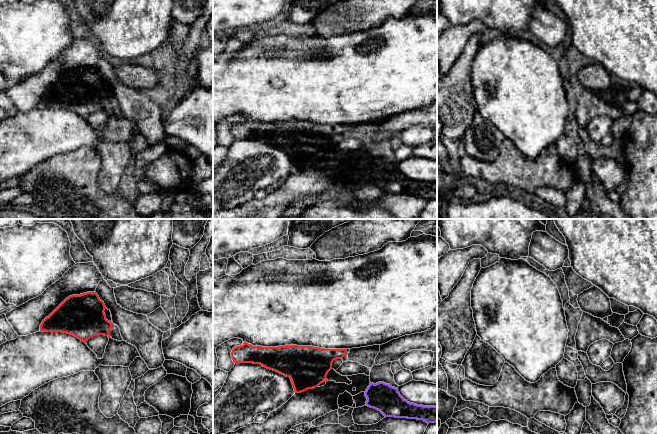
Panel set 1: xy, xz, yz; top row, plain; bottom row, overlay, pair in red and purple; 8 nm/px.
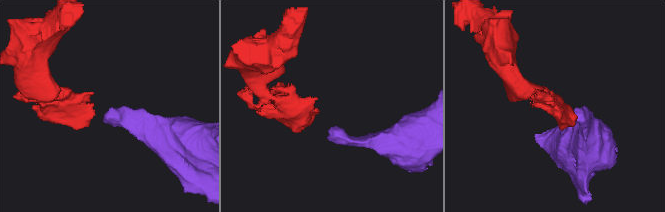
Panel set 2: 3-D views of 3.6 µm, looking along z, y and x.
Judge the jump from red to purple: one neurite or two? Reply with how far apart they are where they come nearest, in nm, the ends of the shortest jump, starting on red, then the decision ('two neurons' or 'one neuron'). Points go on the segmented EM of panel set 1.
300 nm | xz (342, 358), (370, 383) | one neuron

